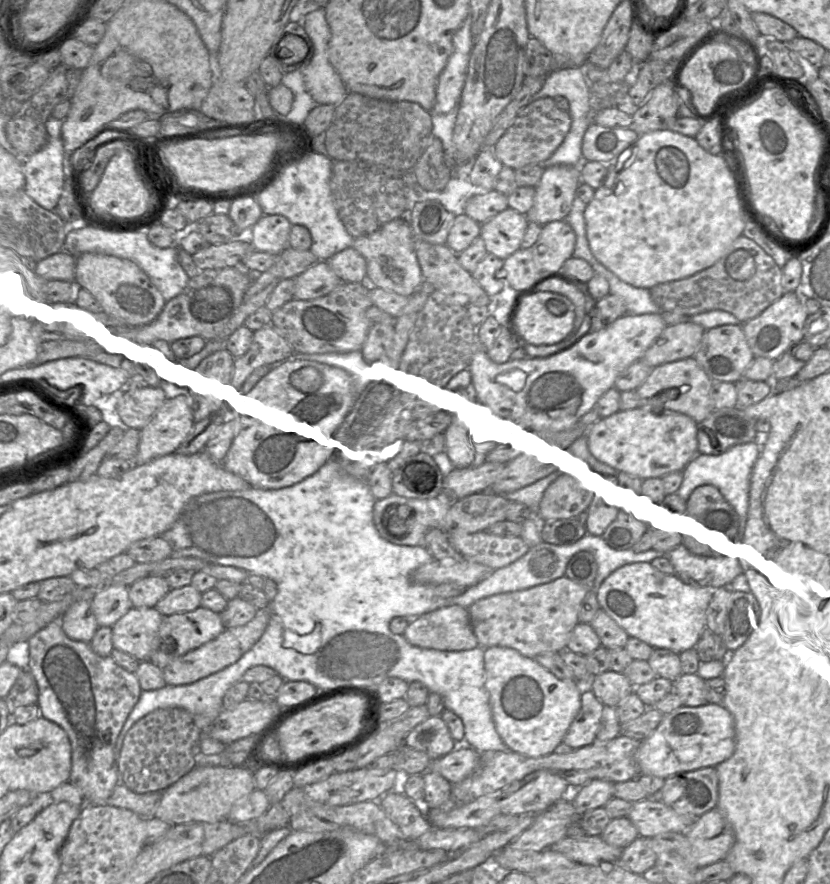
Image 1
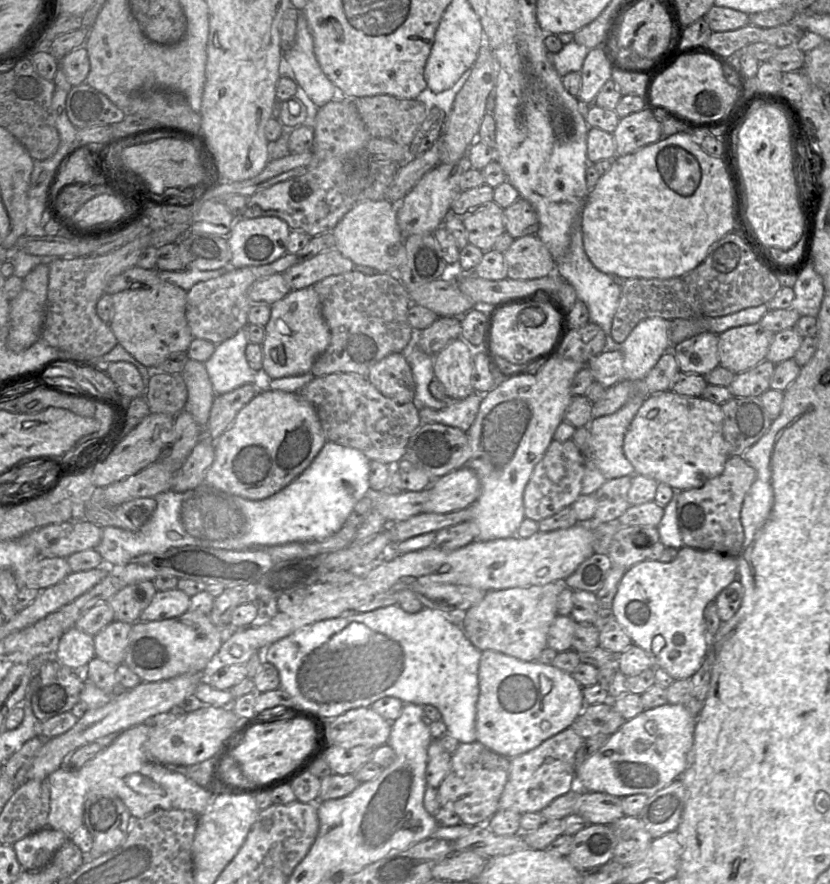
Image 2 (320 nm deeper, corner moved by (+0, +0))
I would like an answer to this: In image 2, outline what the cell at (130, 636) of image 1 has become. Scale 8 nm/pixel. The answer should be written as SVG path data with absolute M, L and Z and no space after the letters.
M113 621L94 636L95 656L117 666L124 661L133 624Z

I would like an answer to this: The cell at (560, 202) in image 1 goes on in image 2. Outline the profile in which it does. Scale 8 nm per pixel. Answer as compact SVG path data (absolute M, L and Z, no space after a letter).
M519 197L504 209L505 229L514 239L536 234L539 229L538 214L532 204Z

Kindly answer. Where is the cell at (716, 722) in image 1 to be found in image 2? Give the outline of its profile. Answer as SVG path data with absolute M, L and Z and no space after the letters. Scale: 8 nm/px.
M666 703L645 709L627 720L618 731L609 736L604 745L588 758L576 771L576 786L582 791L602 792L619 798L633 794L648 797L679 779L688 765L688 755L693 747L697 717L683 704Z

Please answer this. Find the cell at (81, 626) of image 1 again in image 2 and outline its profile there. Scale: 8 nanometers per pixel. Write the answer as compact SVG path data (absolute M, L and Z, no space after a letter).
M73 626L60 637L55 659L63 666L82 671L94 657L94 636Z

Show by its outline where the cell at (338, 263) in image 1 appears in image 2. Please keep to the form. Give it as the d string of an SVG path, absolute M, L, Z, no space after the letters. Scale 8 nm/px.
M329 249L292 266L283 273L283 276L292 291L313 286L326 277L352 270L354 270L354 264L350 259L344 257L336 249Z

